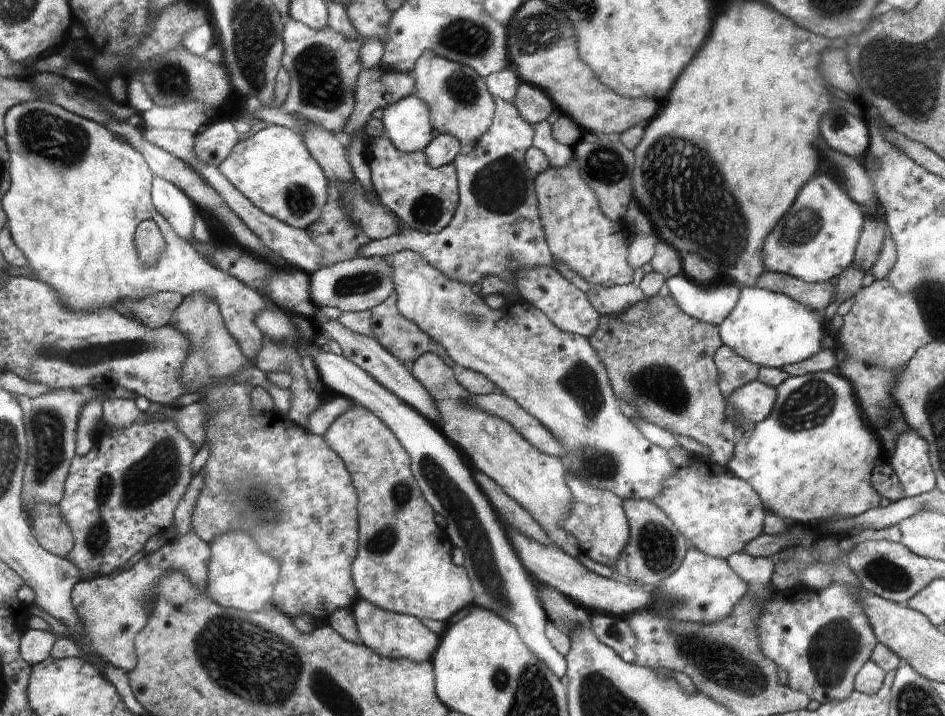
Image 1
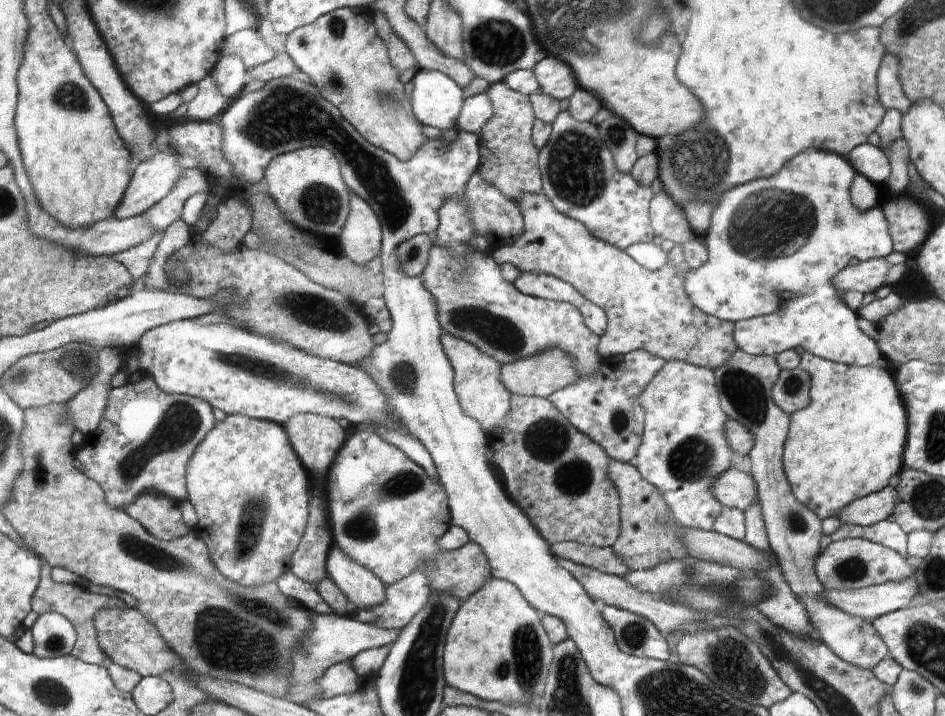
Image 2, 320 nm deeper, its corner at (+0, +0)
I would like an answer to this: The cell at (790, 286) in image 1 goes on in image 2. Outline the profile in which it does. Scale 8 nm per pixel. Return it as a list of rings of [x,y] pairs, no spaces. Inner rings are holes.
[[[887,256],[860,261],[847,267],[835,277],[835,288],[845,292],[856,290],[862,294],[875,293],[880,287],[888,284],[886,278],[892,266]]]

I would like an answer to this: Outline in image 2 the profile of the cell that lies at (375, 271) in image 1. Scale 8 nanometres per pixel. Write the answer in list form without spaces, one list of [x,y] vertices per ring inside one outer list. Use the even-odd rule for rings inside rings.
[[[430,234],[416,235],[414,239],[407,240],[400,246],[396,263],[401,264],[401,269],[404,269],[407,275],[420,276],[426,266],[432,245]]]

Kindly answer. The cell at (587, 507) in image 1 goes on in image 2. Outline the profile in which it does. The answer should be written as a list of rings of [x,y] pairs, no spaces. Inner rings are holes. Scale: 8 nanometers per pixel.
[[[511,393],[507,418],[490,434],[495,462],[504,474],[512,500],[550,545],[574,541],[597,547],[612,547],[622,534],[622,501],[610,477],[611,458],[596,441],[580,432],[547,398]]]

